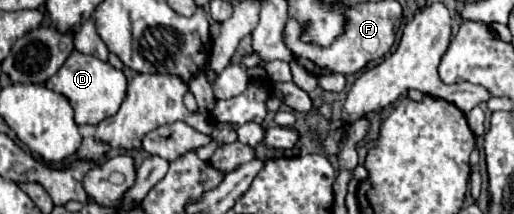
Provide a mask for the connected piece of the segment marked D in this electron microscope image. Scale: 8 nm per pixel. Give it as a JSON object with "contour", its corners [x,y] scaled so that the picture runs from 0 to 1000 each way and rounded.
{"contour":[[[140,238],[136,266],[128,276],[128,294],[113,322],[109,350],[101,350],[89,379],[89,407],[97,407],[101,425],[125,444],[132,463],[132,481],[144,509],[144,565],[152,584],[191,584],[195,565],[202,565],[206,547],[222,537],[241,453],[245,453],[245,360],[237,332],[222,322],[214,294],[195,285],[183,257],[163,257],[156,238]]]}

